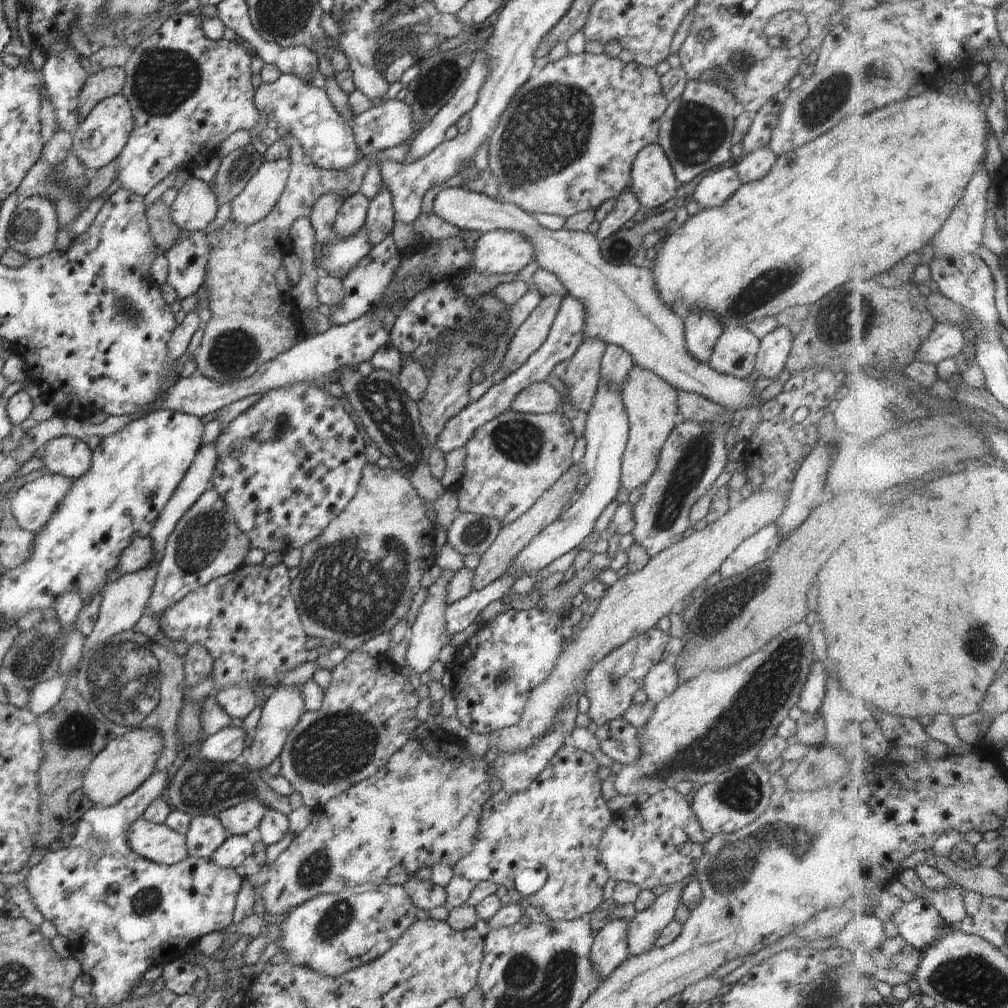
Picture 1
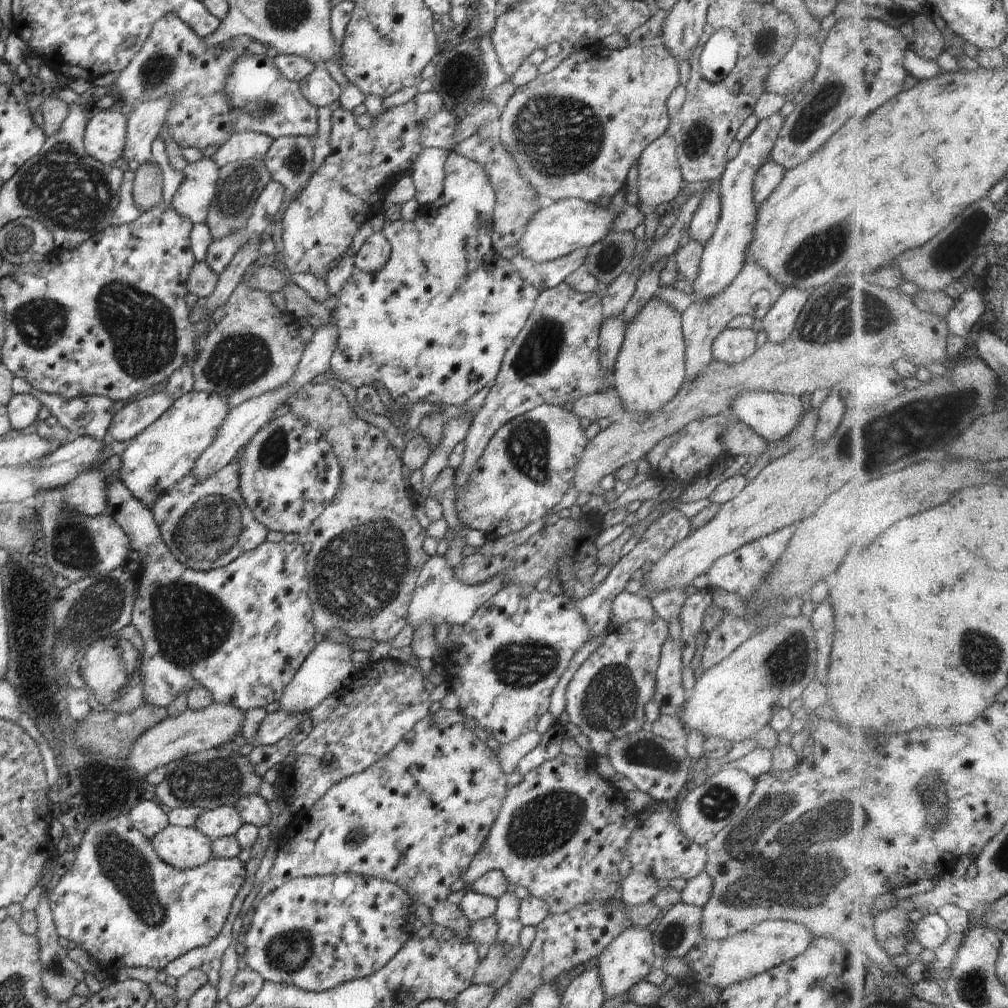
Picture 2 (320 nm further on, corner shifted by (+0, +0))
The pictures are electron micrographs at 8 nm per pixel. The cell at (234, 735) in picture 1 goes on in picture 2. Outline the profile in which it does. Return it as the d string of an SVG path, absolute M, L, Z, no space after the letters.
M280 709L274 713L268 713L261 722L255 738L256 745L273 745L284 737L288 737L300 723L307 718L306 713L289 713Z

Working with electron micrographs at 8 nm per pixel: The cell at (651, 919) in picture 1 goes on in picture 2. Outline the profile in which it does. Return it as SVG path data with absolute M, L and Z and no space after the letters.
M630 927L619 934L596 959L597 971L606 999L628 994L658 964L653 953L652 933L646 928Z

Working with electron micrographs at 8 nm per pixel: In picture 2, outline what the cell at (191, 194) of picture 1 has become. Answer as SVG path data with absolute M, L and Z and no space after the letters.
M210 157L188 163L182 170L184 178L172 197L171 207L194 223L204 223L216 194L219 166Z

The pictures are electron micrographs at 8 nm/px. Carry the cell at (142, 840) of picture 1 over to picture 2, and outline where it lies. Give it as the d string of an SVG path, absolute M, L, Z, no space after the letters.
M168 825L151 838L156 854L180 870L202 866L213 857L212 839L194 827Z

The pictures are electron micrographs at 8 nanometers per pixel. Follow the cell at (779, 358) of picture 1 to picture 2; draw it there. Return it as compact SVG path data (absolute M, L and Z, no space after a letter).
M786 287L762 318L762 328L770 342L786 340L796 326L800 311L806 306L810 292L798 287Z

